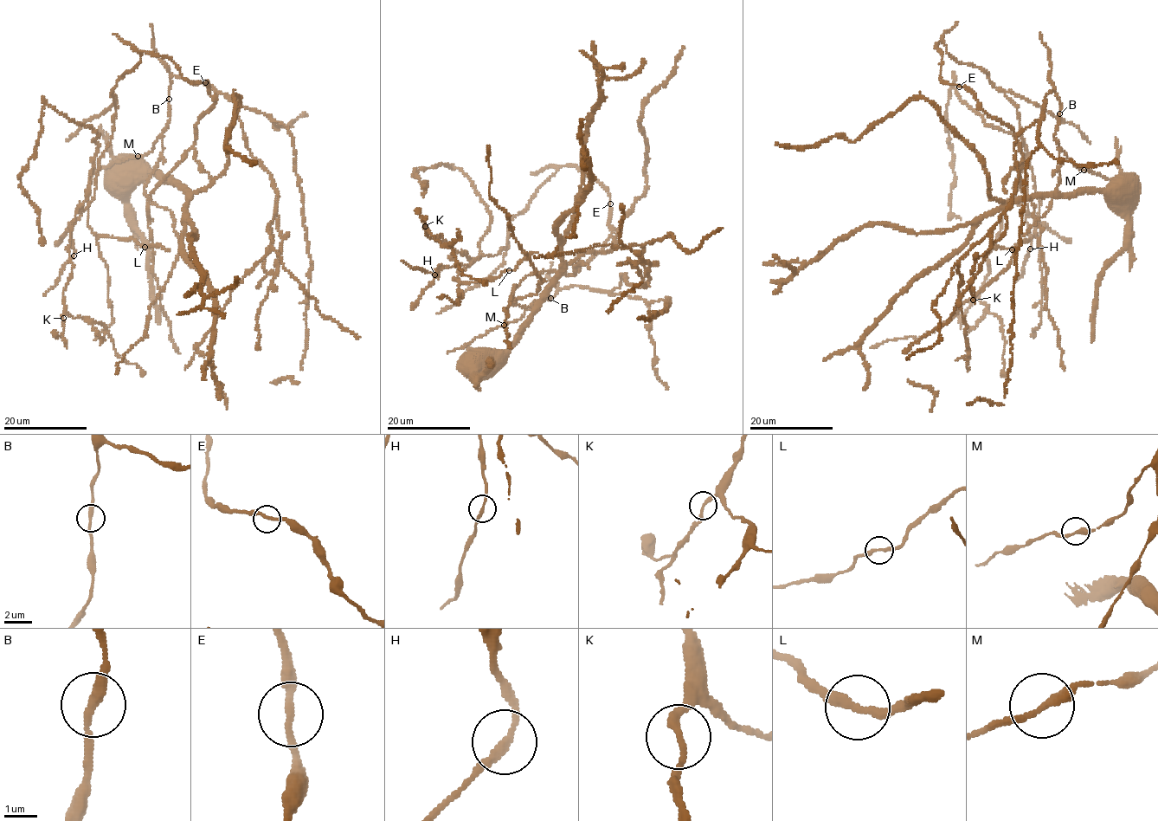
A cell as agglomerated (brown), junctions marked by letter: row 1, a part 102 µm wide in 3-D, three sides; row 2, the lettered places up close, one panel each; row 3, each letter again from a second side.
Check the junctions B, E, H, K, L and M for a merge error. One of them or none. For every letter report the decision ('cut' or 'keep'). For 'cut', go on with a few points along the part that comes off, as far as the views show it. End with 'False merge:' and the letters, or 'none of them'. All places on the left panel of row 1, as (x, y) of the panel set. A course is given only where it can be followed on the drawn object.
B: keep
E: keep
H: keep
K: keep
L: keep
M: keep
False merge: none of them

